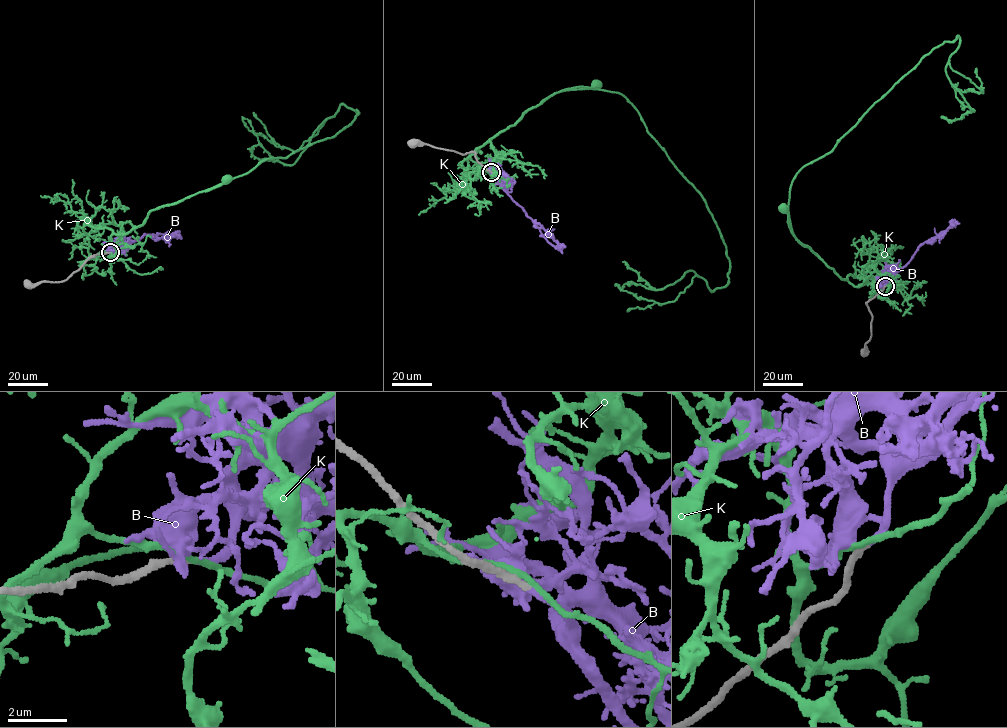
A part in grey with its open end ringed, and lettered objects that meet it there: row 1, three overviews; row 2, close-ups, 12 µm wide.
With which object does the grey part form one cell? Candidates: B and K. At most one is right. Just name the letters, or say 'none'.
B

